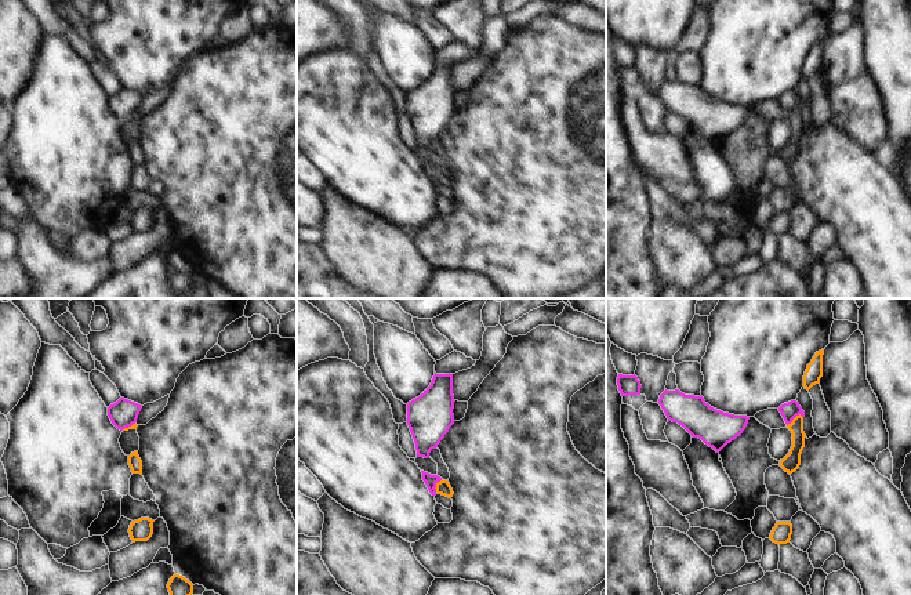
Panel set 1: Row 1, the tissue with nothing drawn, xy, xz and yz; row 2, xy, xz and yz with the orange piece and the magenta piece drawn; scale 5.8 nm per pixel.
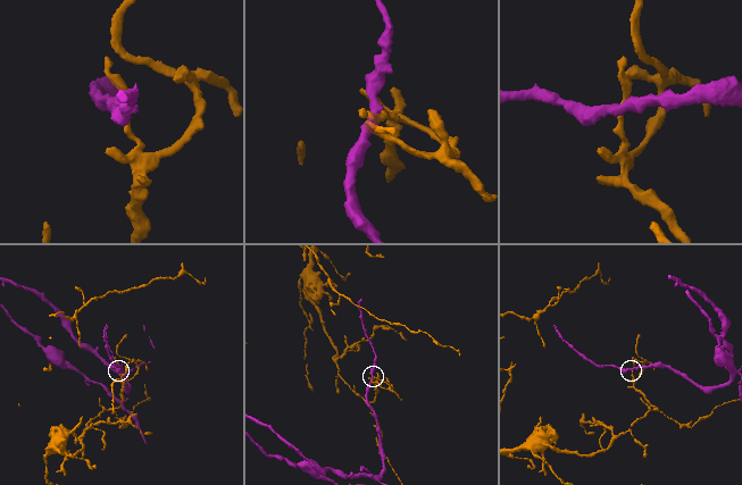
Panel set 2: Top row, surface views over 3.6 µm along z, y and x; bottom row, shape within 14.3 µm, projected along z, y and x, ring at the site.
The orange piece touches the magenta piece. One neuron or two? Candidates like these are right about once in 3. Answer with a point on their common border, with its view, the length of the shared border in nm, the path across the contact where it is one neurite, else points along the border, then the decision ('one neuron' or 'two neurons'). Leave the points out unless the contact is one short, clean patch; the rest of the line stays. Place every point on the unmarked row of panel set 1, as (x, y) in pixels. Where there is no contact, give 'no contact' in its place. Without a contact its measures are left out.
meets orange in yz at (794, 109); contact 110 nm long; border along yz (802, 106), (798, 105), (787, 116); two neurons

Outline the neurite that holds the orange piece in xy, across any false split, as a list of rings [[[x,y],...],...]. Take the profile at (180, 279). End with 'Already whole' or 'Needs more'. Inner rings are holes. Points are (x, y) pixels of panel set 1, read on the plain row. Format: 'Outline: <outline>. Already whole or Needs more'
Outline: [[[174,265],[167,275],[170,287],[175,293],[182,293],[193,284],[193,275],[179,265]]]. Already whole

